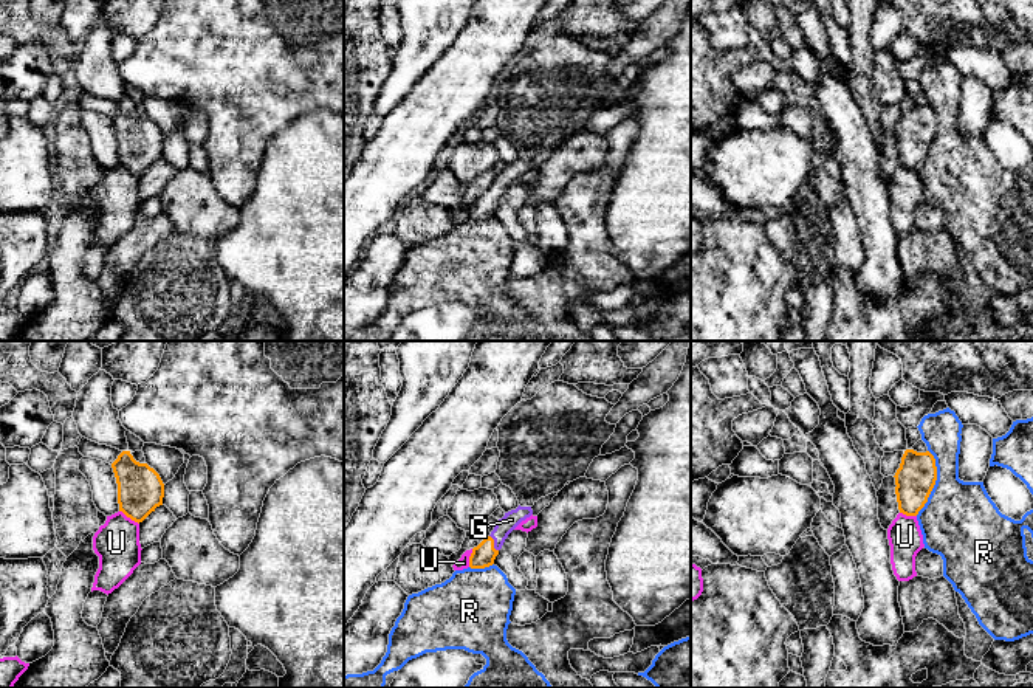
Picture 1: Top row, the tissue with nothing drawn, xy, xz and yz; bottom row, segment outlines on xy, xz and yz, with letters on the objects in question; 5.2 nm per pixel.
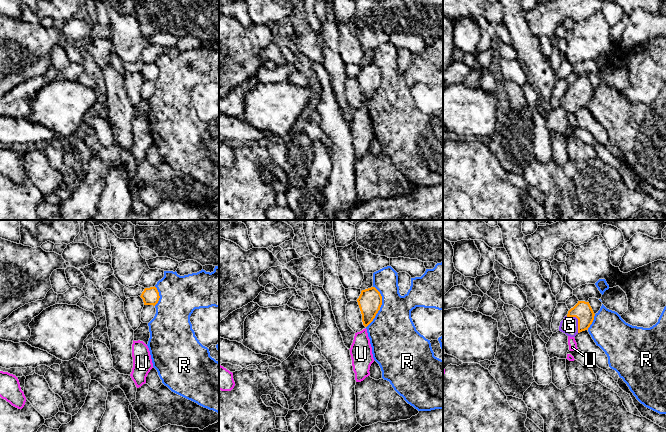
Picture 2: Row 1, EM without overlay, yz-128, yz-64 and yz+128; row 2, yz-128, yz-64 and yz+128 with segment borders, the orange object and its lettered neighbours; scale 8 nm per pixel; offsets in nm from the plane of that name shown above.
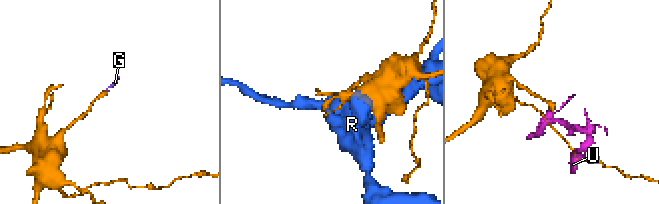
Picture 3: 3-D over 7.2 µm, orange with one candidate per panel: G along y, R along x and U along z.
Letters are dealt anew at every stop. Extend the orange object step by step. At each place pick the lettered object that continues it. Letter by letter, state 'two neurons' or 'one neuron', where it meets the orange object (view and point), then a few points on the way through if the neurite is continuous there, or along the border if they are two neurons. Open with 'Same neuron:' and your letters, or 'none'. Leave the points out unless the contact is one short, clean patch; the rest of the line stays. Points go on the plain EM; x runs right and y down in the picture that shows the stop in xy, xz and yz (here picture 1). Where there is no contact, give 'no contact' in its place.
Same neuron: G
G: one neuron; meets orange in xz at (493, 196); runs through xz (483, 208), (493, 196), (511, 172)
R: two neurons; meets orange in yz at (934, 135)
U: two neurons; meets orange in xy at (129, 169); border along xy (120, 163), (138, 177)

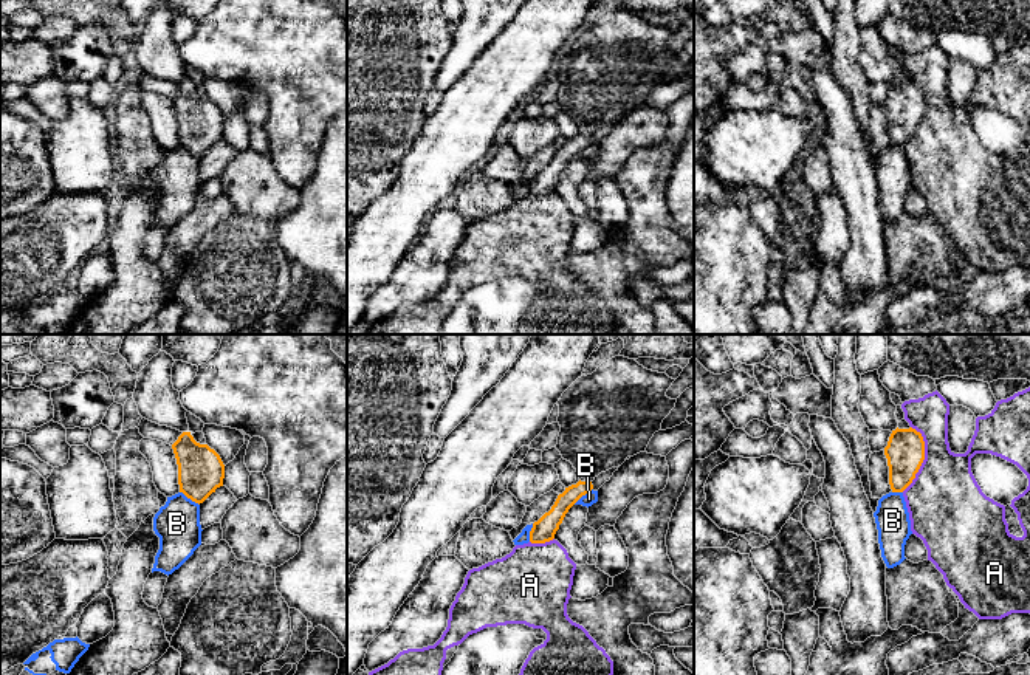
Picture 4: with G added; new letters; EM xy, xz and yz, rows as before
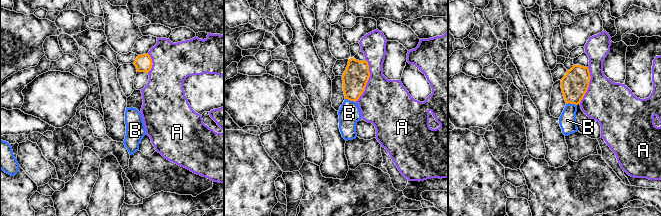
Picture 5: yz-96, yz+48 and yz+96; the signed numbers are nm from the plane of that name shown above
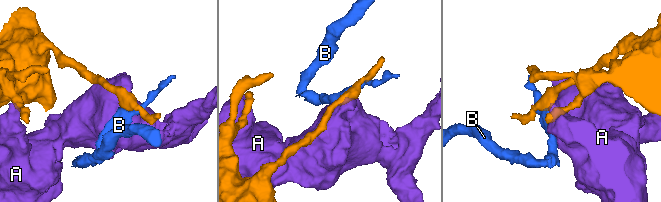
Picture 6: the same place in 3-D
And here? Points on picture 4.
Same neuron: none
A: two neurons; meets orange in yz at (923, 112)
B: two neurons; meets orange in xy at (189, 150); border along xy (180, 144), (199, 158)

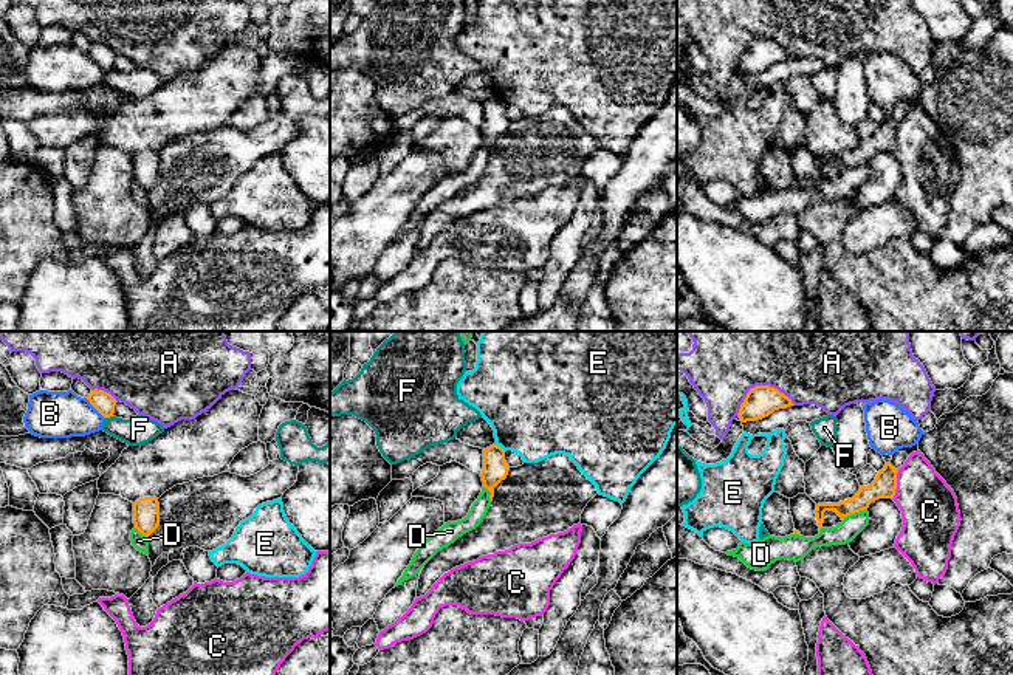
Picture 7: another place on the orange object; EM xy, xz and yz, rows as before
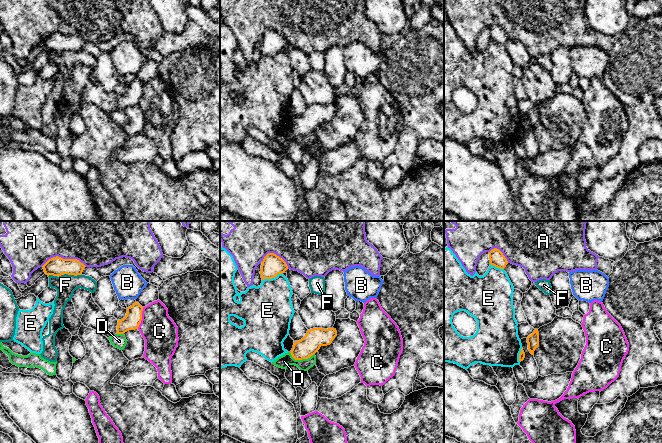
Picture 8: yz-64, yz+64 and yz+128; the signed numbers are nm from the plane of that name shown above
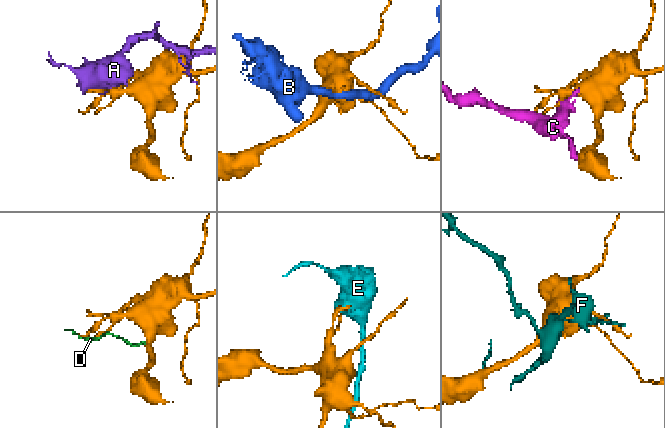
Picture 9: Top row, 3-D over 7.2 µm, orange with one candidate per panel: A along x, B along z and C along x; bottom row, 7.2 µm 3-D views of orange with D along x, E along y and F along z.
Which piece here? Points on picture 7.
Same neuron: none
A: two neurons; meets orange in yz at (759, 39)
B: two neurons; meets orange in xy at (95, 61)
C: two neurons; meets orange in yz at (896, 138)
D: two neurons; meets orange in yz at (854, 166)
E: two neurons; meets orange in xz at (499, 99)
F: two neurons; meets orange in xy at (109, 70)

